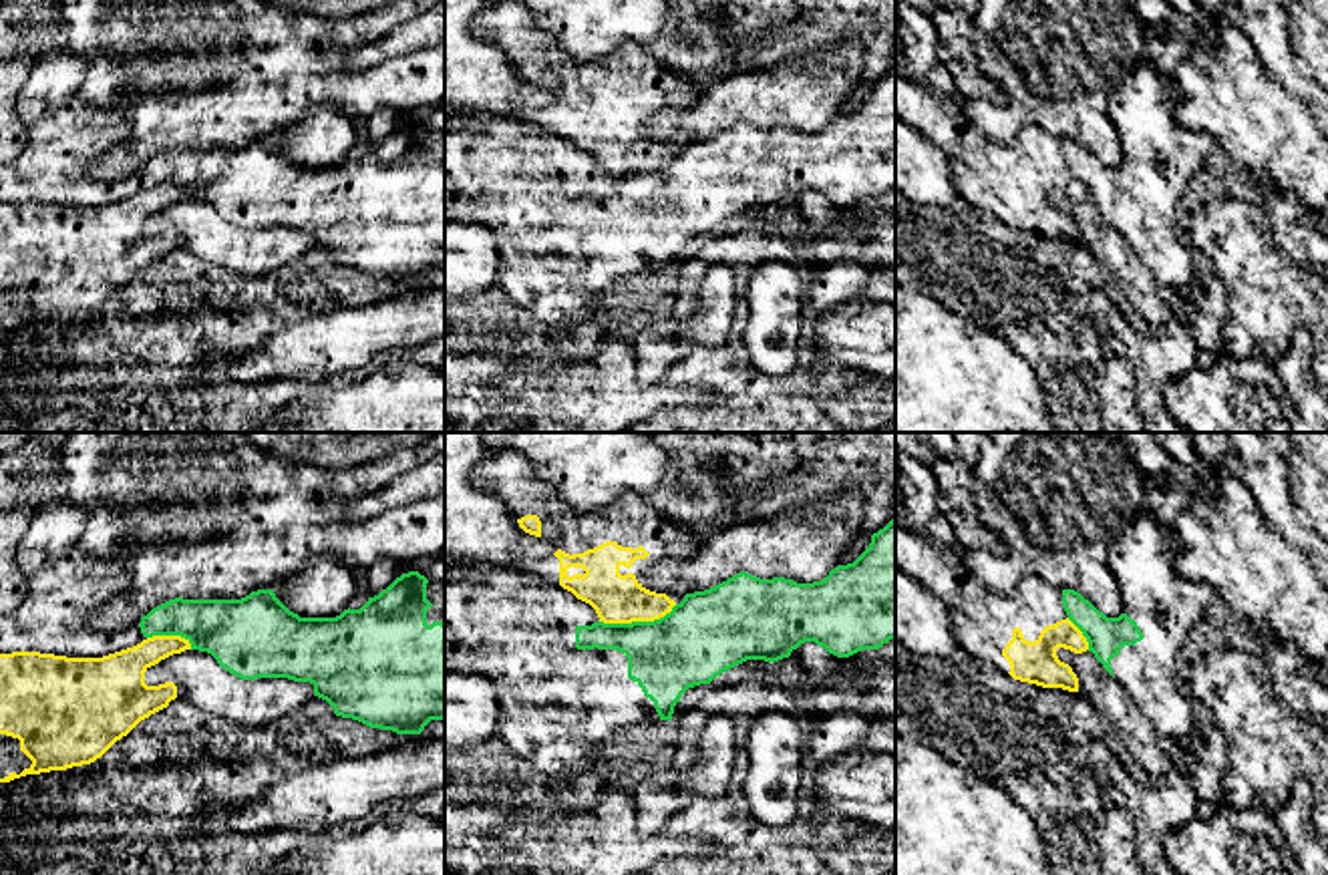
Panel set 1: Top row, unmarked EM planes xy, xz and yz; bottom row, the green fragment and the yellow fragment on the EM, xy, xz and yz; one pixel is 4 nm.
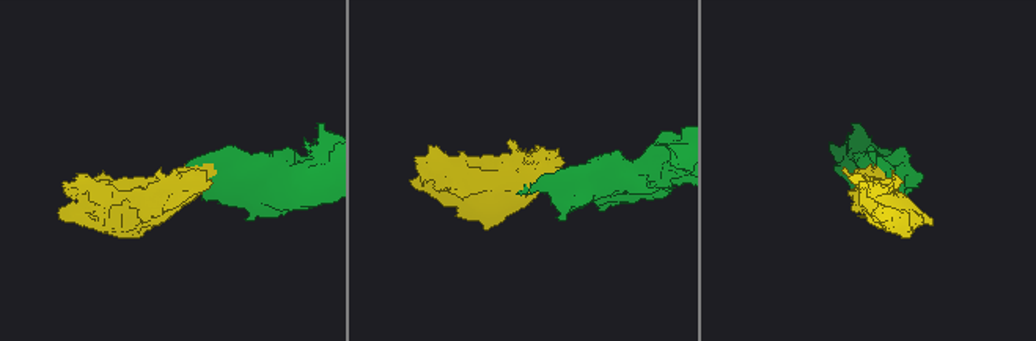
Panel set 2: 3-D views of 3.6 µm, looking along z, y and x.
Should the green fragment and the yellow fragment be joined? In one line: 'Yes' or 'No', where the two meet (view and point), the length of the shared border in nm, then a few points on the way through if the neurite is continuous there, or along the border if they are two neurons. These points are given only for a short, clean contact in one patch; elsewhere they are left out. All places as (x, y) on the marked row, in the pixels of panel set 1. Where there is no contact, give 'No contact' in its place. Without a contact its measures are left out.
No. Touches green at xz (638, 622). Shared border 320 nm

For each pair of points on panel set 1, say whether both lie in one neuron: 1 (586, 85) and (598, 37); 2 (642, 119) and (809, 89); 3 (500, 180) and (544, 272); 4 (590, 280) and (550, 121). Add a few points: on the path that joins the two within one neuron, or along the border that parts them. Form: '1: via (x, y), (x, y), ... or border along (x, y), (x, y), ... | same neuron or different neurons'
1: border along (550, 35), (578, 59), (638, 45) | different neurons
2: border along (697, 97), (685, 107), (662, 109), (640, 135) | different neurons
3: via (512, 206), (512, 250), (518, 256) | same neuron
4: border along (510, 119), (536, 133), (562, 139) | different neurons

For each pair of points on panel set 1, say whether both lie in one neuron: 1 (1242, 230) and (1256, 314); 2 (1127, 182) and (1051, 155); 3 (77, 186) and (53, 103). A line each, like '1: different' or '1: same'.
1: same
2: different
3: same

